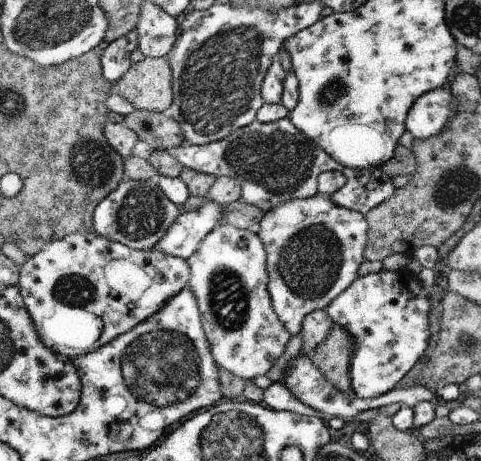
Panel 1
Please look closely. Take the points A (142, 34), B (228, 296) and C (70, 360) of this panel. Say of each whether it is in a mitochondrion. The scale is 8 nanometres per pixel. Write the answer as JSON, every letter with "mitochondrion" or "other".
{"A":"other","B":"mitochondrion","C":"other"}

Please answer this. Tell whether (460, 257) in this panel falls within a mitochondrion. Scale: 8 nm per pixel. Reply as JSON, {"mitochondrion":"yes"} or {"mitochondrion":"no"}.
{"mitochondrion":"no"}

